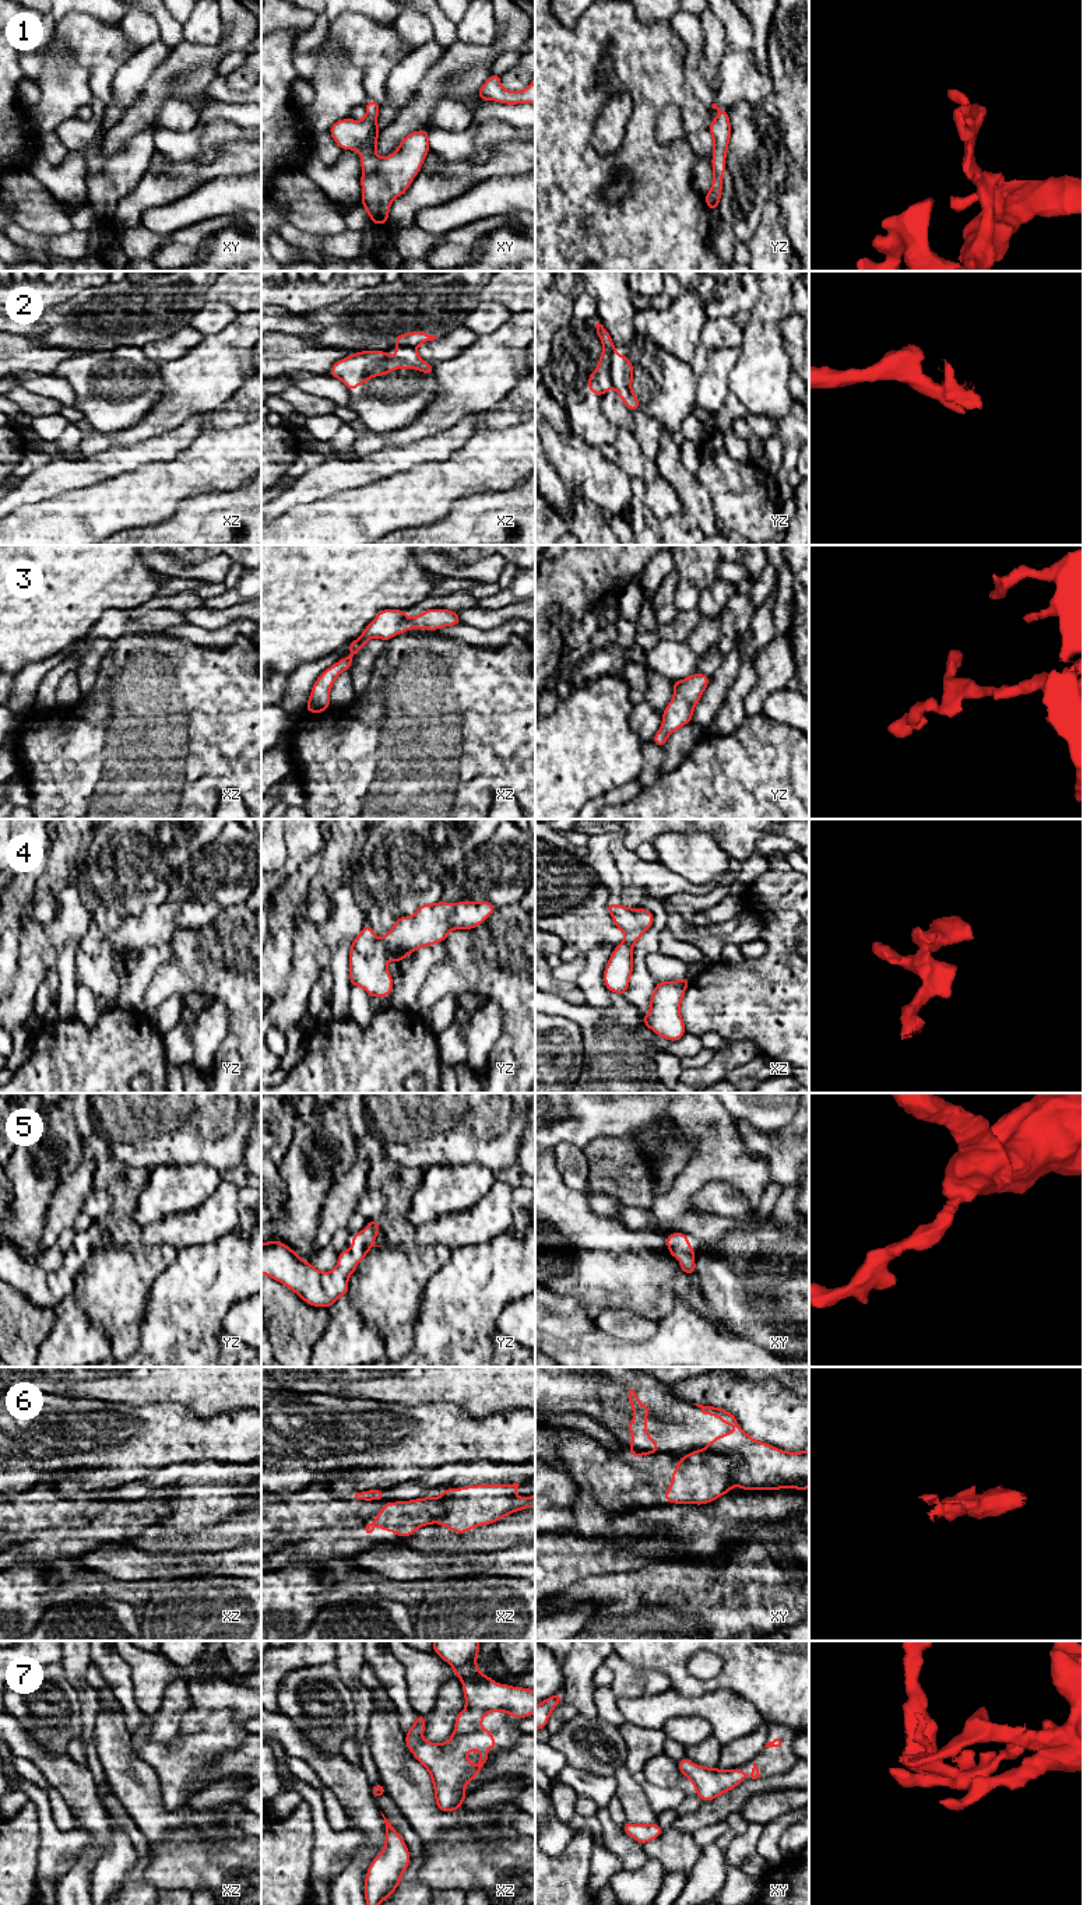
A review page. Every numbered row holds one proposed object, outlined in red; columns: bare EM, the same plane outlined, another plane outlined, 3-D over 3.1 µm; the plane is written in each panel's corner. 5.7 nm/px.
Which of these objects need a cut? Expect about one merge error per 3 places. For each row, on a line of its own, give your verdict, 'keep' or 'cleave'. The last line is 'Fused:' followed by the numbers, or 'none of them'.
1: keep
2: cleave
3: keep
4: keep
5: keep
6: cleave
7: keep
Fused: 2, 6

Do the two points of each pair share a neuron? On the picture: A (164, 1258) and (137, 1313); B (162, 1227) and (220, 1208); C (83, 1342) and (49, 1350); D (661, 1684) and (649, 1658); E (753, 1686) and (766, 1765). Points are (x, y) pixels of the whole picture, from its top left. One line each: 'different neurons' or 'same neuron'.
A: same neuron
B: same neuron
C: same neuron
D: different neurons
E: different neurons

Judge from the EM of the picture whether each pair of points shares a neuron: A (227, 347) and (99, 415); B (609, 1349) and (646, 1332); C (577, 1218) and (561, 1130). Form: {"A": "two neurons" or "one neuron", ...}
{"A": "two neurons", "B": "two neurons", "C": "two neurons"}

